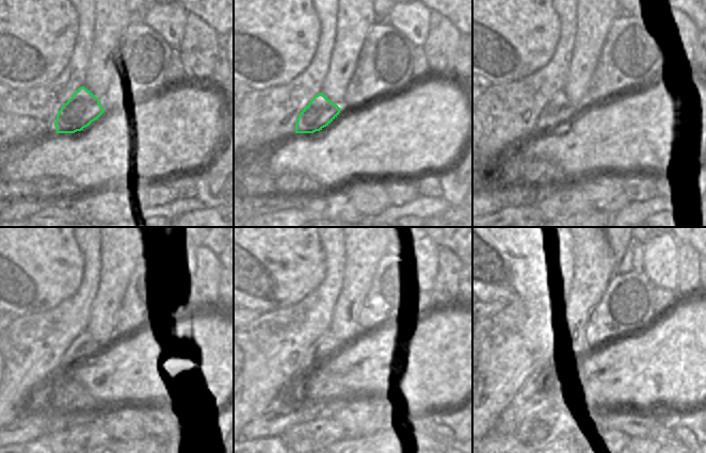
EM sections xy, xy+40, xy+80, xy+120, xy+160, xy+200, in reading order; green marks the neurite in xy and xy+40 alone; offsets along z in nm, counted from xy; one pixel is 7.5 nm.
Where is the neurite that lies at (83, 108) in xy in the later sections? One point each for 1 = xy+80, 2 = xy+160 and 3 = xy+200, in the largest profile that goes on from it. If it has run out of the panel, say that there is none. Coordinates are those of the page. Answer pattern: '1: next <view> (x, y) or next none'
1: next xy+80 (559, 111)
2: next xy+160 (292, 398)
3: next xy+200 (533, 398)

